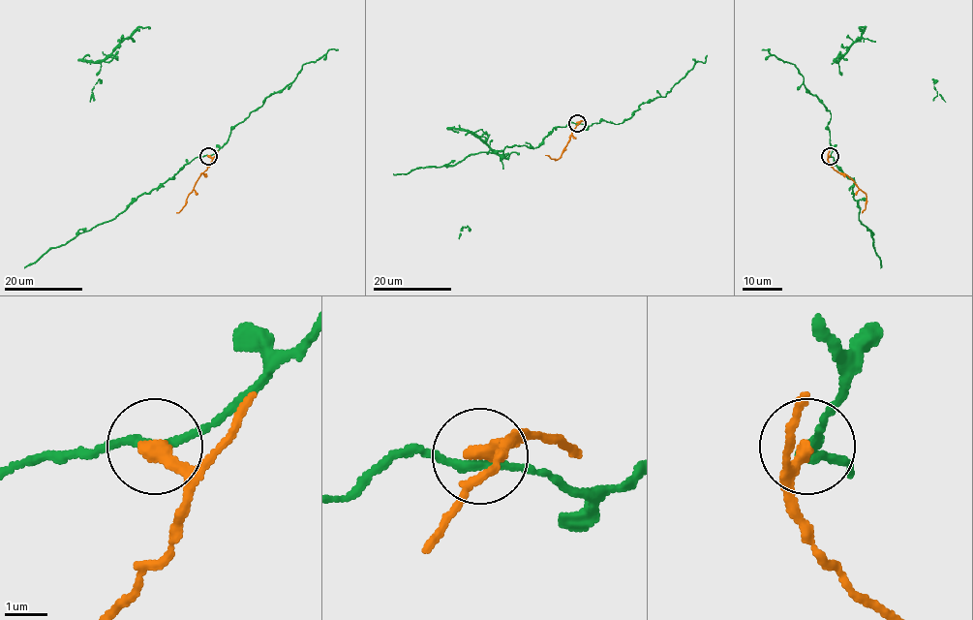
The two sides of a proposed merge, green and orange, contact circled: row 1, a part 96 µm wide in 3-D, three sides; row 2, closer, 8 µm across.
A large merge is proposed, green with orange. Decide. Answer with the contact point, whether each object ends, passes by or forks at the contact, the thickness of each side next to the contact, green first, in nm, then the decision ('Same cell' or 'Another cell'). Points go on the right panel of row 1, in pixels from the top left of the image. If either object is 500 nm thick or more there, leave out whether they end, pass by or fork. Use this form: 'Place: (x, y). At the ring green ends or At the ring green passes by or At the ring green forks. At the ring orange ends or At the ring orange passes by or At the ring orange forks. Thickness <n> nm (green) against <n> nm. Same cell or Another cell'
Place: (830, 156). At the ring green passes by. At the ring orange ends. Thickness 180 nm (green) against 360 nm. Another cell

